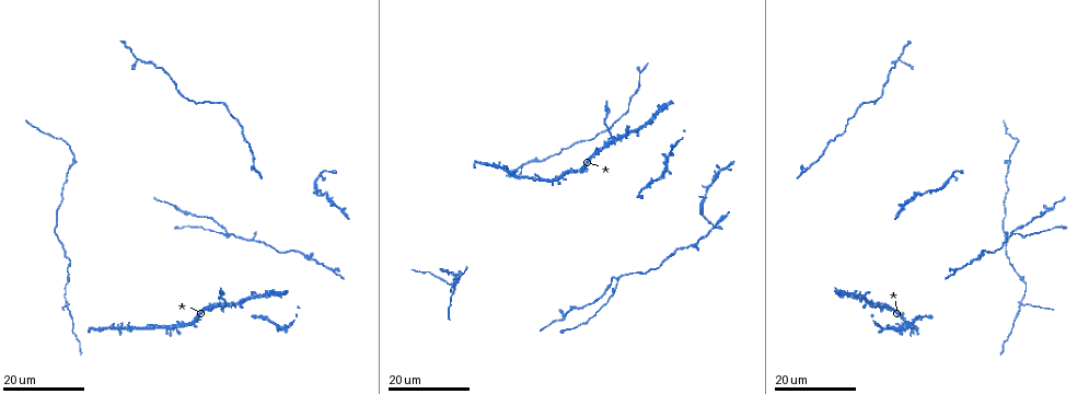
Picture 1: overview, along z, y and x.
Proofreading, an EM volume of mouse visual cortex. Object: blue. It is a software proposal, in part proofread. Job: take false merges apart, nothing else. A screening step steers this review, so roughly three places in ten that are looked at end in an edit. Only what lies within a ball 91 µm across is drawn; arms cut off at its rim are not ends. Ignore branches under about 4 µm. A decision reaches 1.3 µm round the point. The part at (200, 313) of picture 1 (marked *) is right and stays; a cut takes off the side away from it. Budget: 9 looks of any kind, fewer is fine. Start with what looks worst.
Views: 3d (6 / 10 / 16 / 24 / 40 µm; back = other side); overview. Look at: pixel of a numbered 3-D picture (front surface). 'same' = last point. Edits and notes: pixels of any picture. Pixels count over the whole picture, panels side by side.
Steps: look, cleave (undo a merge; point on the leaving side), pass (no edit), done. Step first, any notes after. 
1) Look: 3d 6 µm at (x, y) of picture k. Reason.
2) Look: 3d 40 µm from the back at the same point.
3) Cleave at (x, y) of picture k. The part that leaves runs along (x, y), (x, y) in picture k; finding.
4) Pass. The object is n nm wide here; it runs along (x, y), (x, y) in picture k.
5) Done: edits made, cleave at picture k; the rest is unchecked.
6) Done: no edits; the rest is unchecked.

Look: 3d 16 µm at (69, 302) of picture 1. Three-way junction.

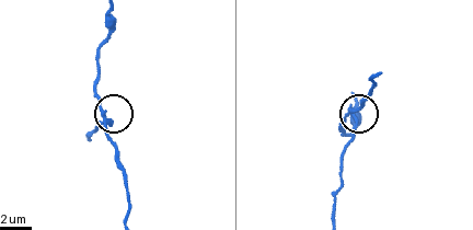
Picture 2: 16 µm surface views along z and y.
Look: 3d 6 µm at (110, 122) of picture 2.

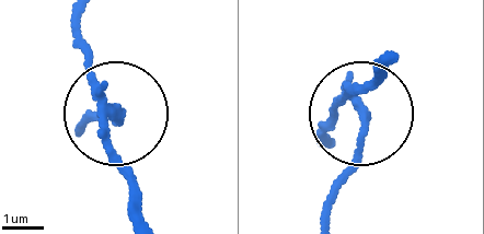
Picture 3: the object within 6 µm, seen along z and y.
Cleave at (355, 160) of picture 3. The object is 190 nm wide here; the part that leaves runs along (352, 104), (362, 152), (324, 215) in picture 3; two neurons meet here.

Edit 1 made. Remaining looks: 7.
Look: overview.

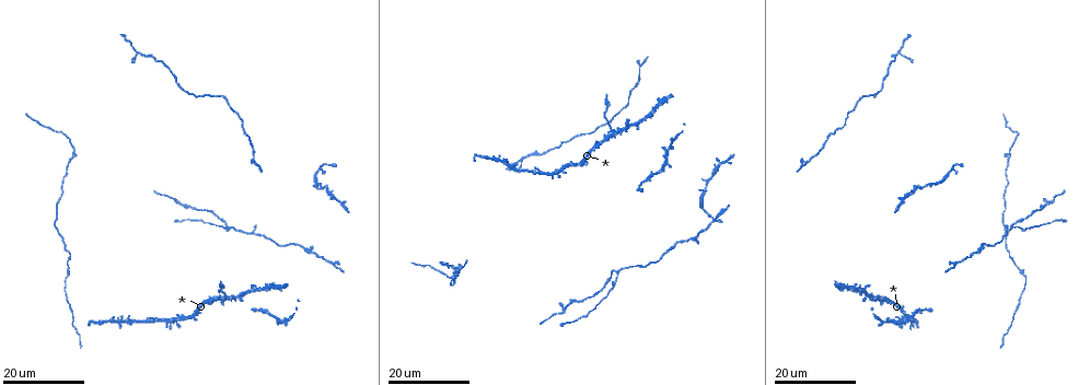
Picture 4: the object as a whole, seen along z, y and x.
Look: 3d 16 µm at (136, 52) of picture 4. Thin arm on a thick one.

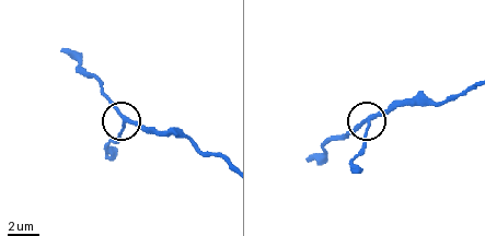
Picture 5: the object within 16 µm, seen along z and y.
Look: 3d 10 µm at (369, 119) of picture 5.

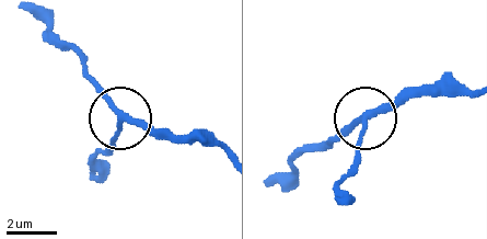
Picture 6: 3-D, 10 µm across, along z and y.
Pass. The side arm is 5 µm long; 3 arms meet here; continuous, no second neuron.

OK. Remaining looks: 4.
Look: 3d 24 µm at (227, 298) of picture 4.

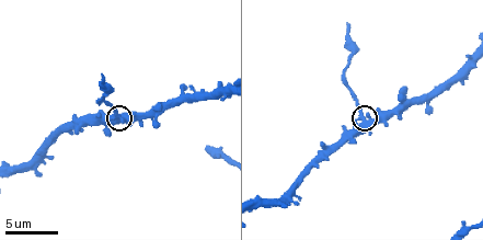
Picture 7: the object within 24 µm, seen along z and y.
Look: 3d 10 µm at (364, 118) of picture 7.

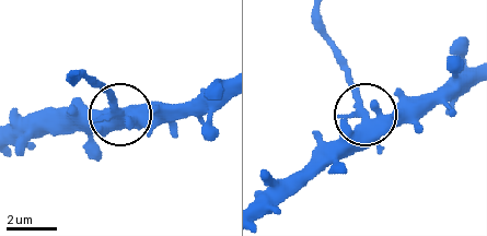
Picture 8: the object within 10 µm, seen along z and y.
Cleave at (104, 90) of picture 8. The side arm is 11 µm long; the part that leaves runs along (118, 113), (91, 79), (74, 75) in picture 8; a second neuron is stuck on.

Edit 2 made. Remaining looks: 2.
Done: edits made, cleave at picture 3, cleave at picture 8; the rest is unchecked.

